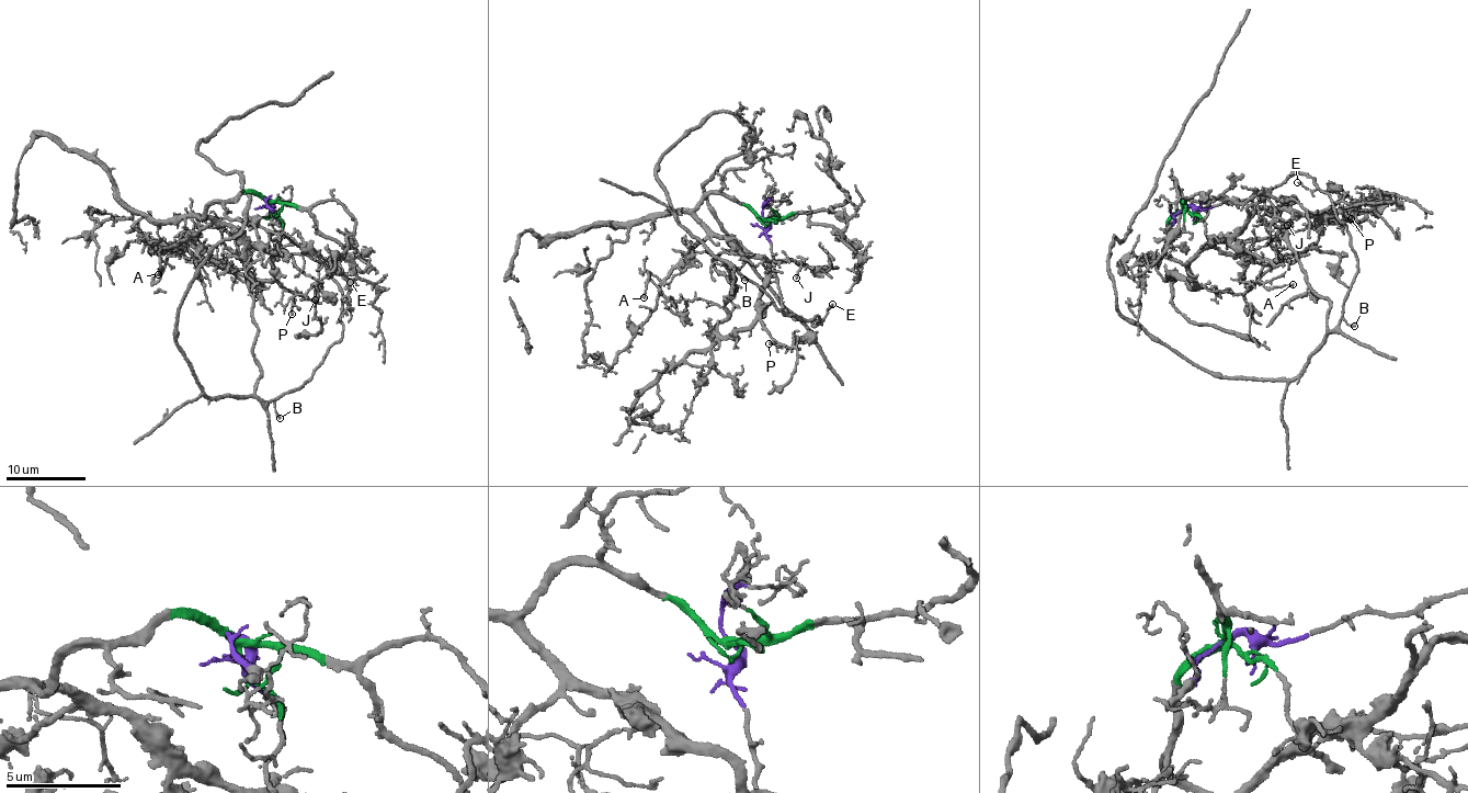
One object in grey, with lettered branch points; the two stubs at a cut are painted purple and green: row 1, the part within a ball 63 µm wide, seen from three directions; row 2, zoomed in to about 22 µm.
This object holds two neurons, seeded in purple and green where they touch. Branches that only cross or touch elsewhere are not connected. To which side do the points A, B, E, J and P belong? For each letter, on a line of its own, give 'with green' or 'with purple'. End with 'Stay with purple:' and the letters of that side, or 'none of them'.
A: with green
B: with purple
E: with purple
J: with green
P: with green
Stay with purple: B, E

